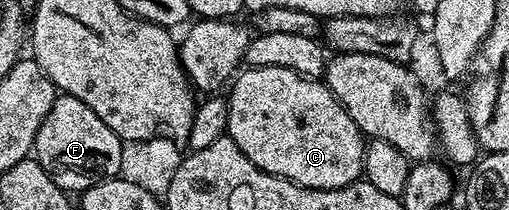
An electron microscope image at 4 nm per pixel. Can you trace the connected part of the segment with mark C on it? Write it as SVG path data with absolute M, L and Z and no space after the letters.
M249 67L232 80L228 91L228 138L239 145L239 149L259 170L278 175L280 179L291 181L298 187L324 191L346 187L362 178L366 136L361 134L355 121L351 121L347 109L343 109L341 102L321 79L310 79L308 75L300 75L282 67Z

